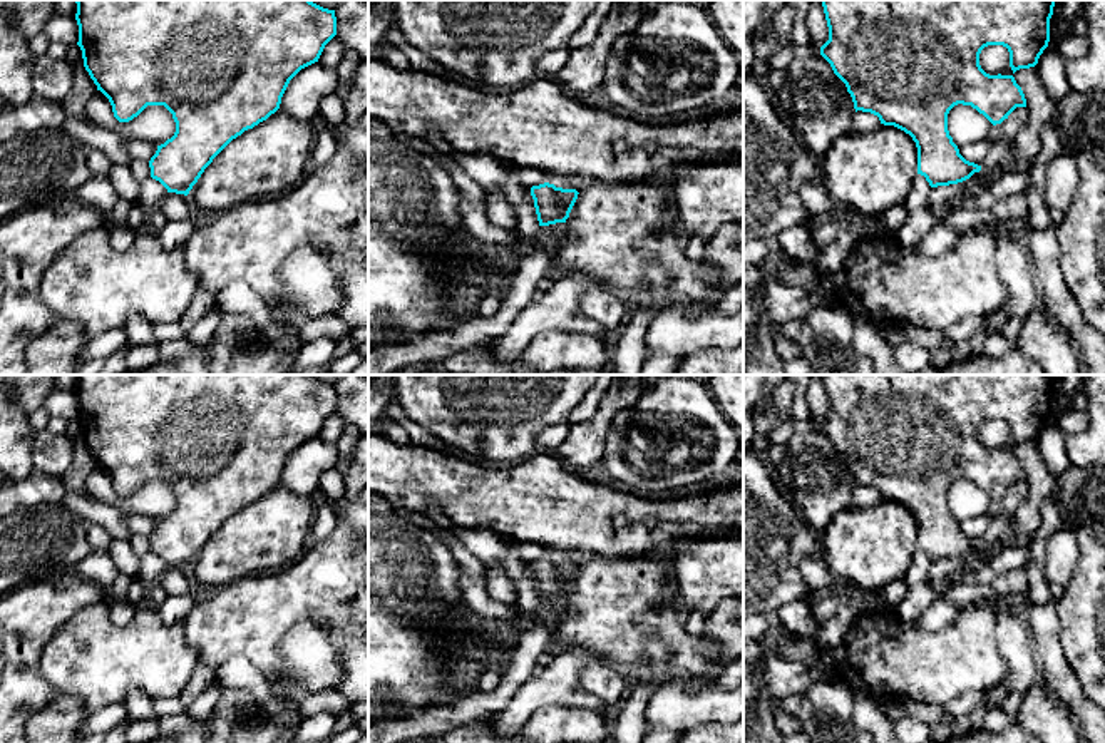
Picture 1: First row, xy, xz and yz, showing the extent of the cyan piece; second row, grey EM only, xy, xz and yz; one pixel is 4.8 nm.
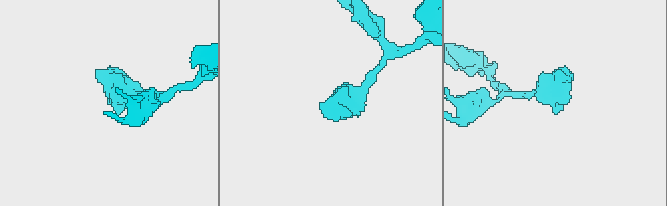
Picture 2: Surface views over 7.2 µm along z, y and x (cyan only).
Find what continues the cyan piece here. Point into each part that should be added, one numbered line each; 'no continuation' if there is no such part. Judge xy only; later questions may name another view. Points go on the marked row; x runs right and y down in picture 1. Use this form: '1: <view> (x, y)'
no continuation

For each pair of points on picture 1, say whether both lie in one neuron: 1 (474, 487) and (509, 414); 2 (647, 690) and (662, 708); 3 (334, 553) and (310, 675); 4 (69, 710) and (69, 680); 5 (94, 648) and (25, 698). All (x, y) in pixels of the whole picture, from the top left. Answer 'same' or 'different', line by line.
1: different
2: different
3: different
4: different
5: different

